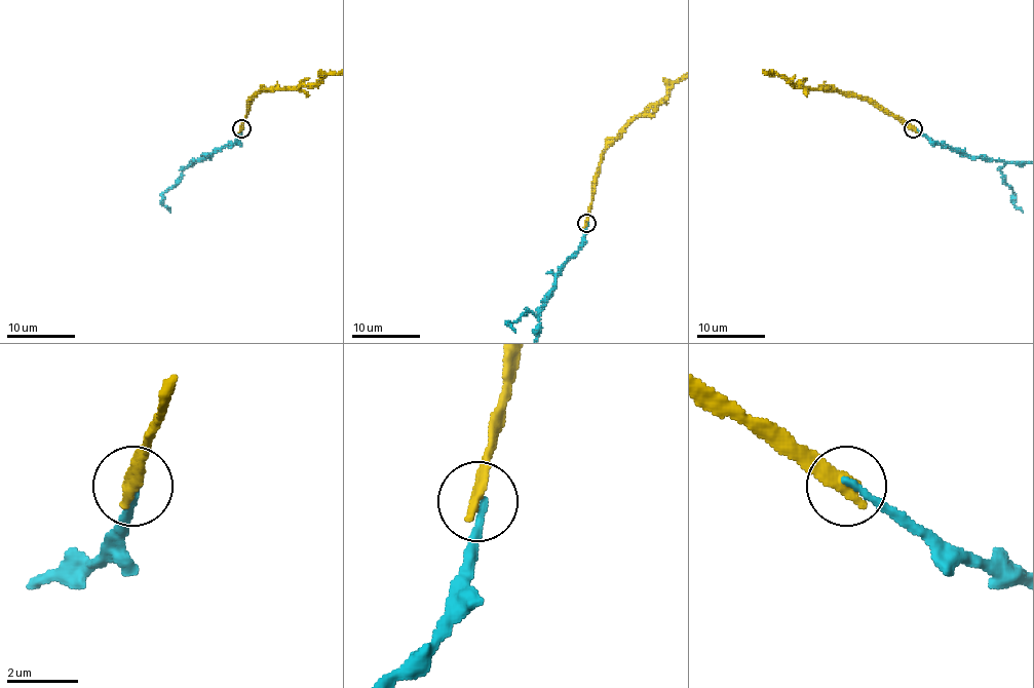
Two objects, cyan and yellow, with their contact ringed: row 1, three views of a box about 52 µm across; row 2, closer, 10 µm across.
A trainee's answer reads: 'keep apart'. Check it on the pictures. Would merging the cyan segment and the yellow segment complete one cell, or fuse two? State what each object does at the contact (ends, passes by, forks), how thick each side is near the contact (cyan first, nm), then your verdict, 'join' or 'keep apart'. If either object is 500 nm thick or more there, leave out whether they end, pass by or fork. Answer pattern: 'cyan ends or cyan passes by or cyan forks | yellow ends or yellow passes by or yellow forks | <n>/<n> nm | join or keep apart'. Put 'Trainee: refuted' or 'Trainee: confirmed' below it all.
cyan ends | yellow ends | 200/400 nm | keep apart
Trainee: confirmed

